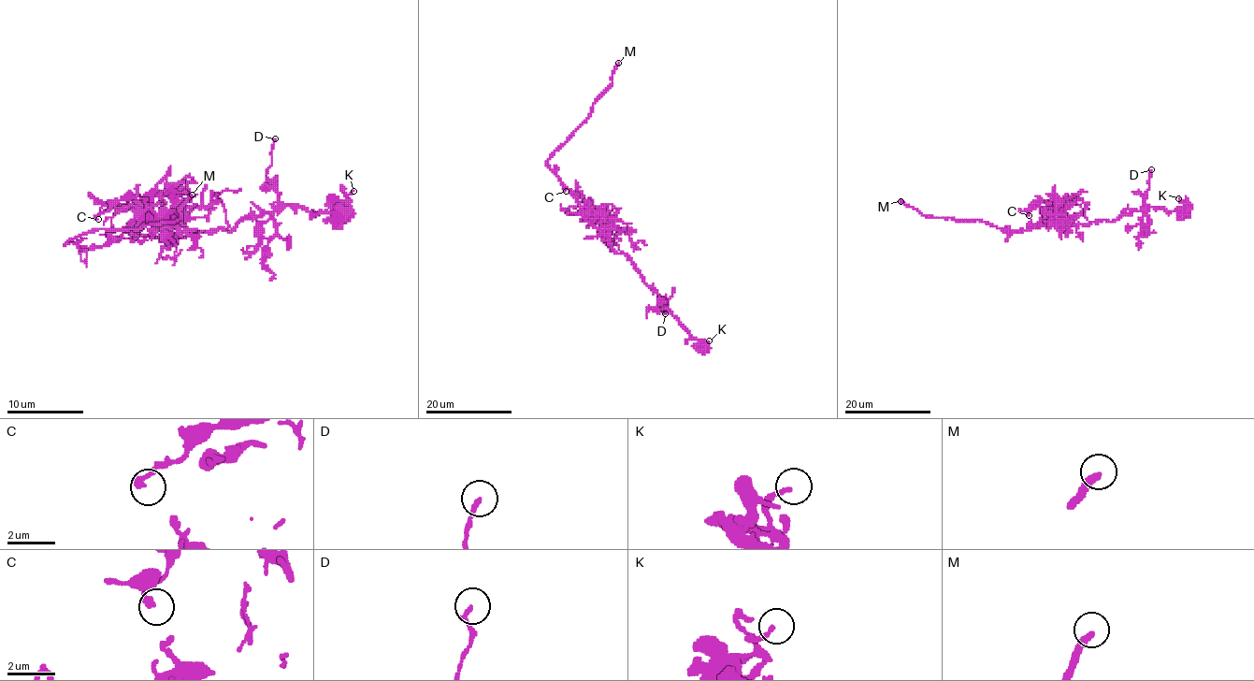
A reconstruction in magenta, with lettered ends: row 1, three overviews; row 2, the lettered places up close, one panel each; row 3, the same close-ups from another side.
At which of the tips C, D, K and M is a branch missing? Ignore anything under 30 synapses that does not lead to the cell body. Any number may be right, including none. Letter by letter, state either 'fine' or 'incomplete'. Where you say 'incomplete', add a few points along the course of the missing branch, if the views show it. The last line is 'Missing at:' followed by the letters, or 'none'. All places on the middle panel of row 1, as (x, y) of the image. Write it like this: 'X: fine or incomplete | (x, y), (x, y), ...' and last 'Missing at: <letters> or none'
C: fine
D: fine
K: fine
M: incomplete
Missing at: M

